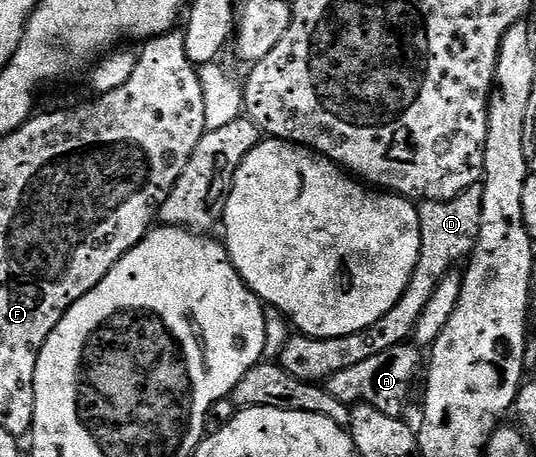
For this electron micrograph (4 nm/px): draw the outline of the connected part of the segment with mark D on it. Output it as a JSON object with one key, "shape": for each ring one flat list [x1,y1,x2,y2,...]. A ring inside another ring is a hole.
{"shape":[[477,183,466,188,457,198,452,200,424,200,418,205,419,225,421,226,421,254,417,258,417,266,409,278,409,286,401,294,401,298,373,326,351,336,338,336,317,340,313,336,294,334,283,344,277,363,293,378,301,381,325,382,337,370,345,367,345,359,351,348,367,348,363,350,382,350,396,348,398,344,410,341,415,335,415,327,429,302,433,298,433,290,445,278,447,272,462,265,475,249,481,226,481,210,483,209,483,186]]}

